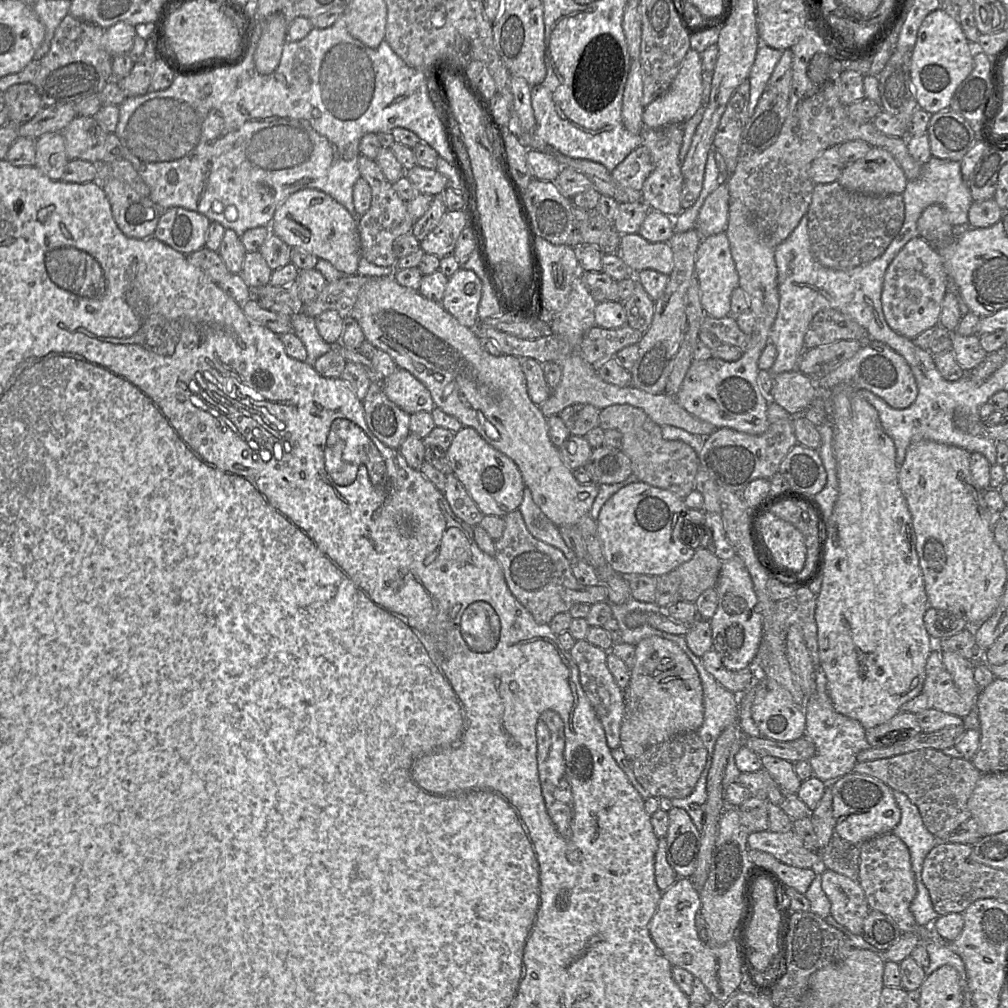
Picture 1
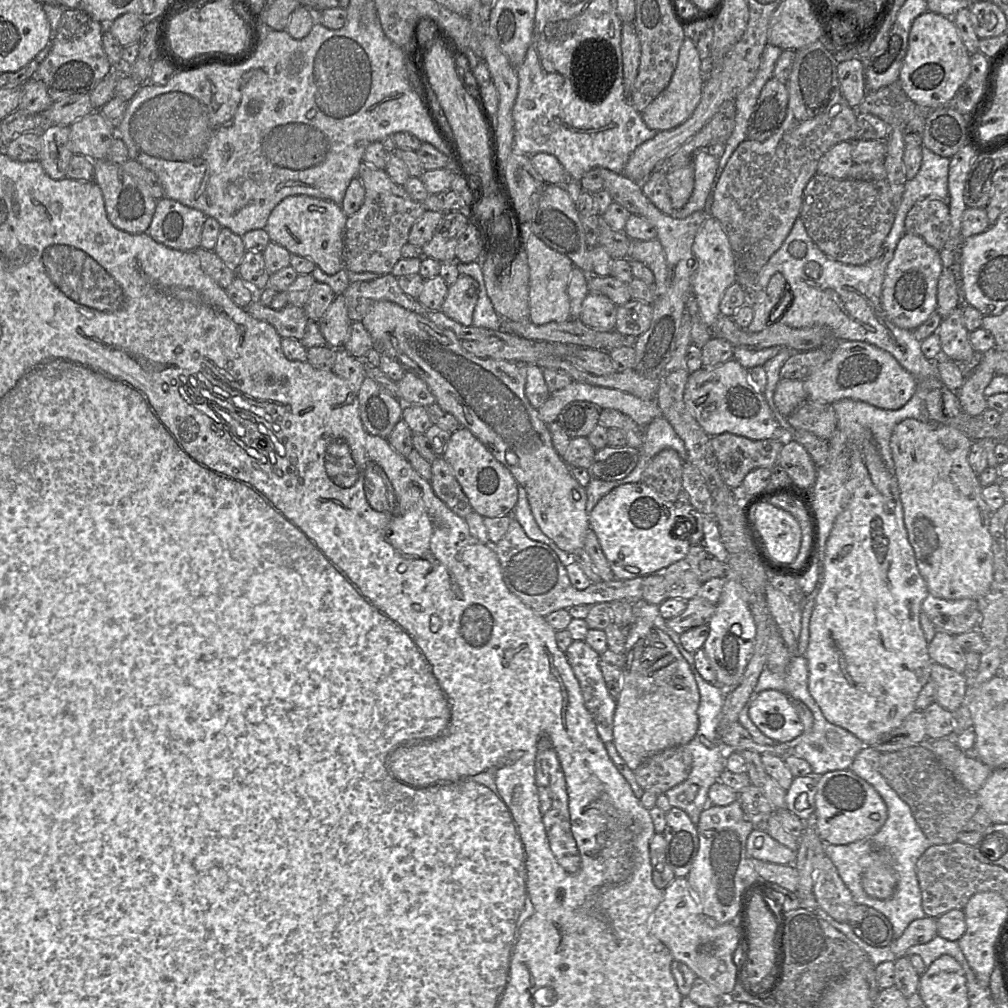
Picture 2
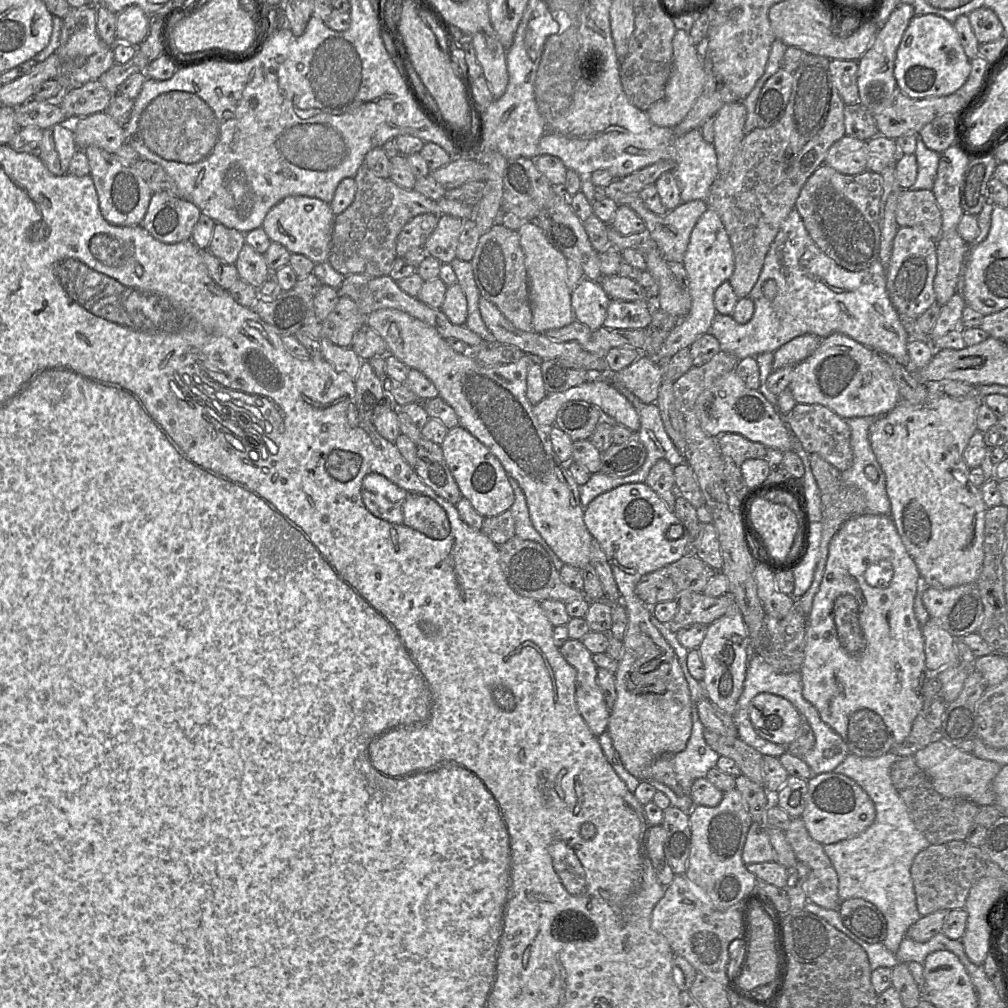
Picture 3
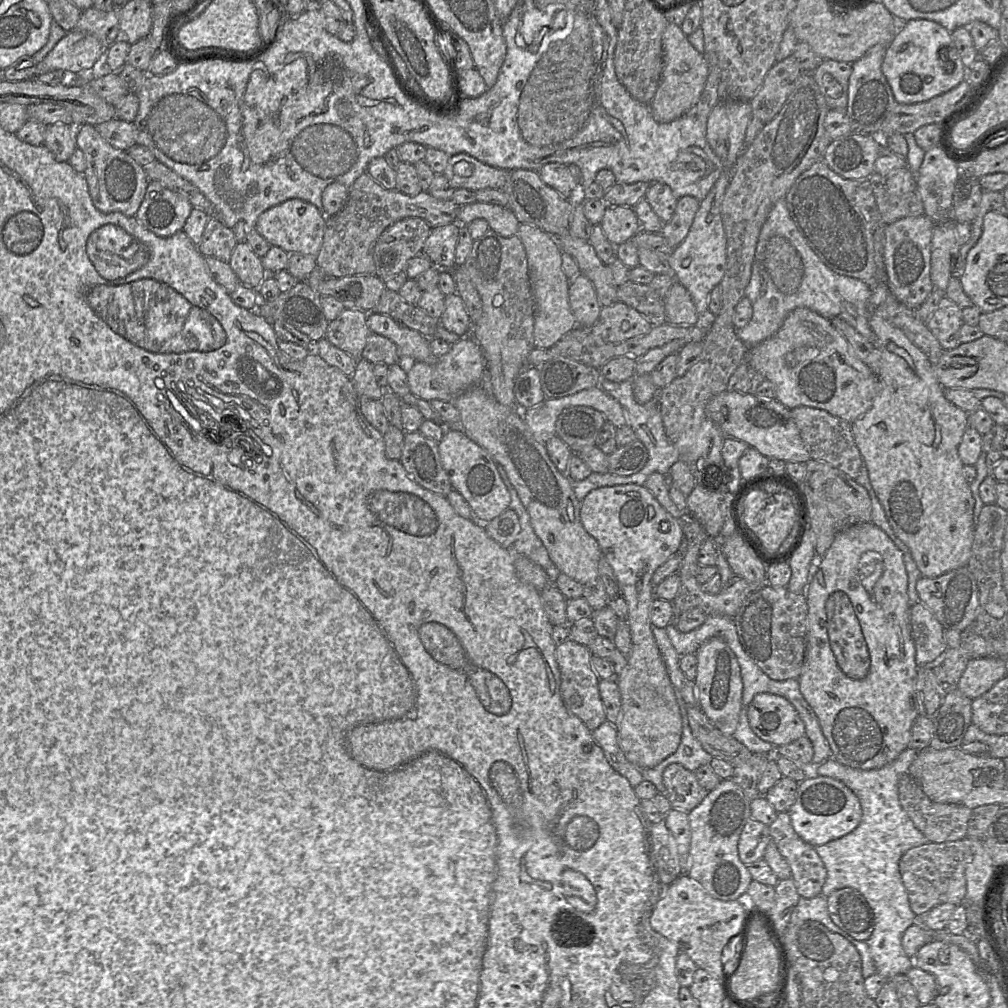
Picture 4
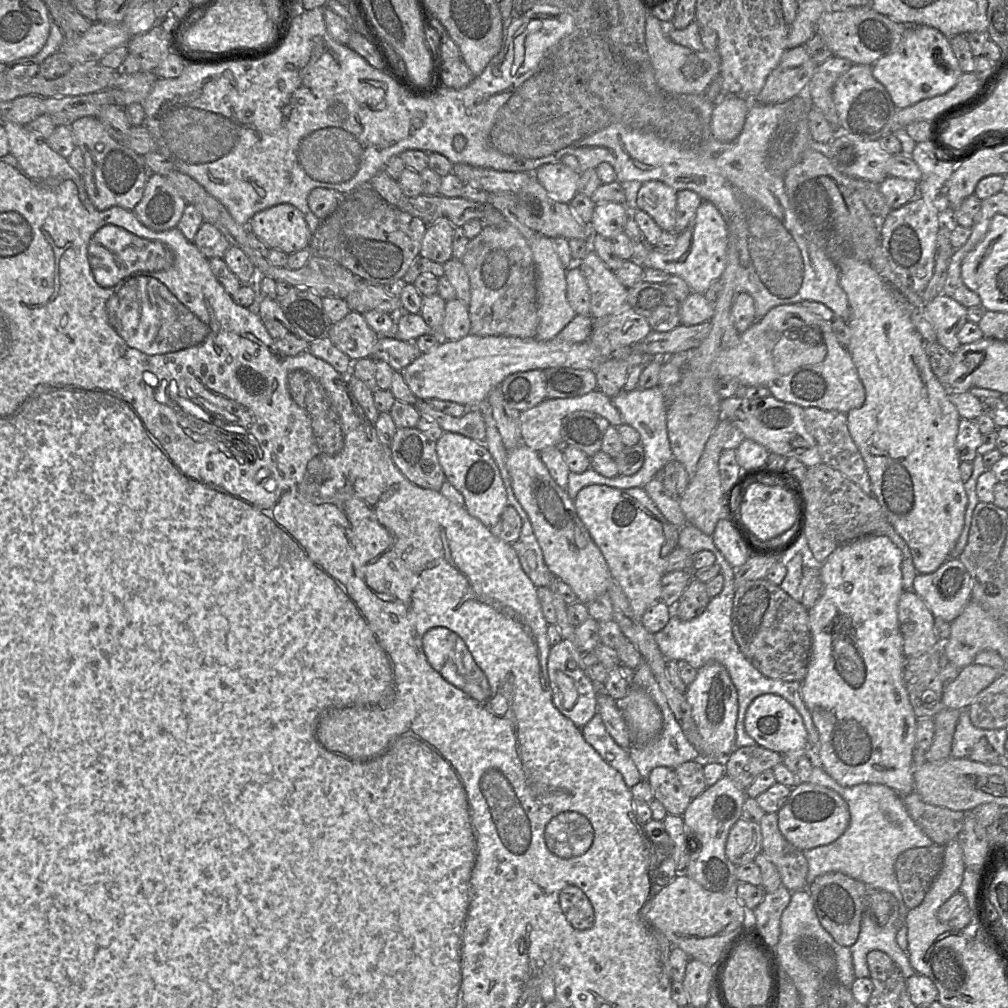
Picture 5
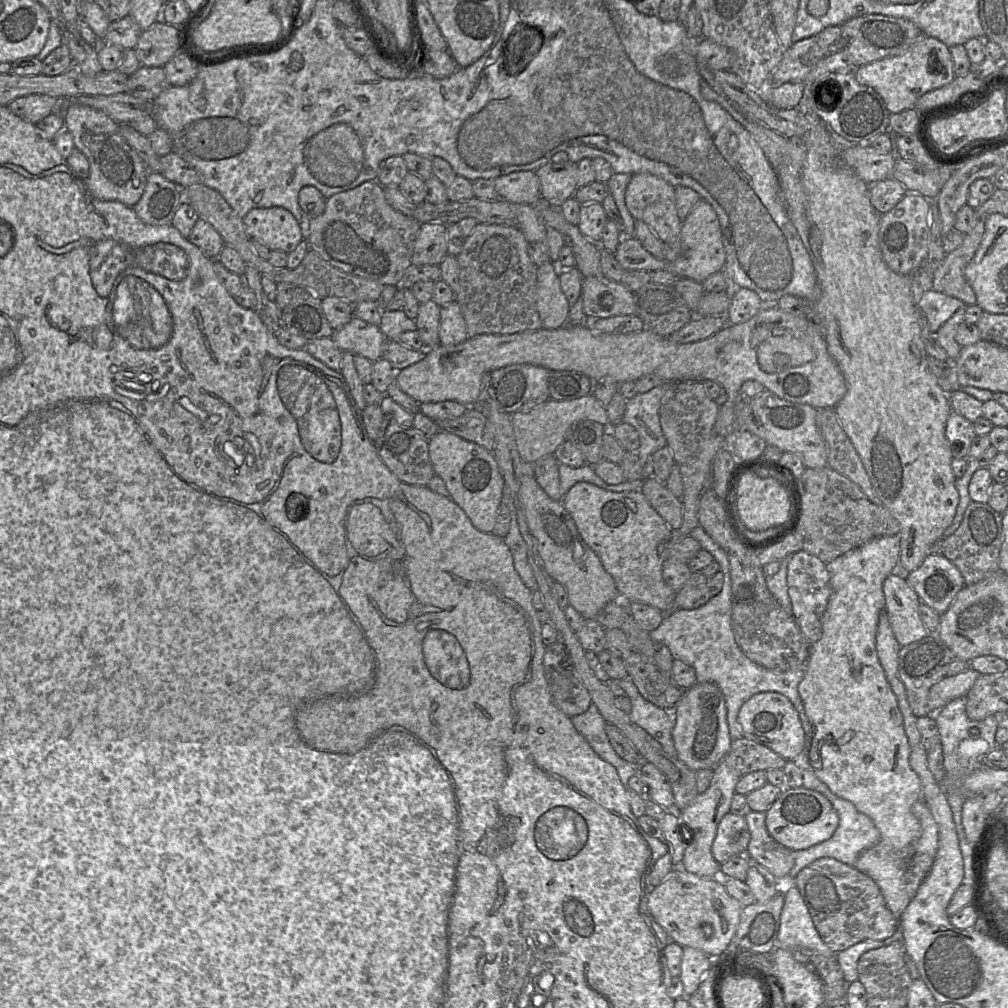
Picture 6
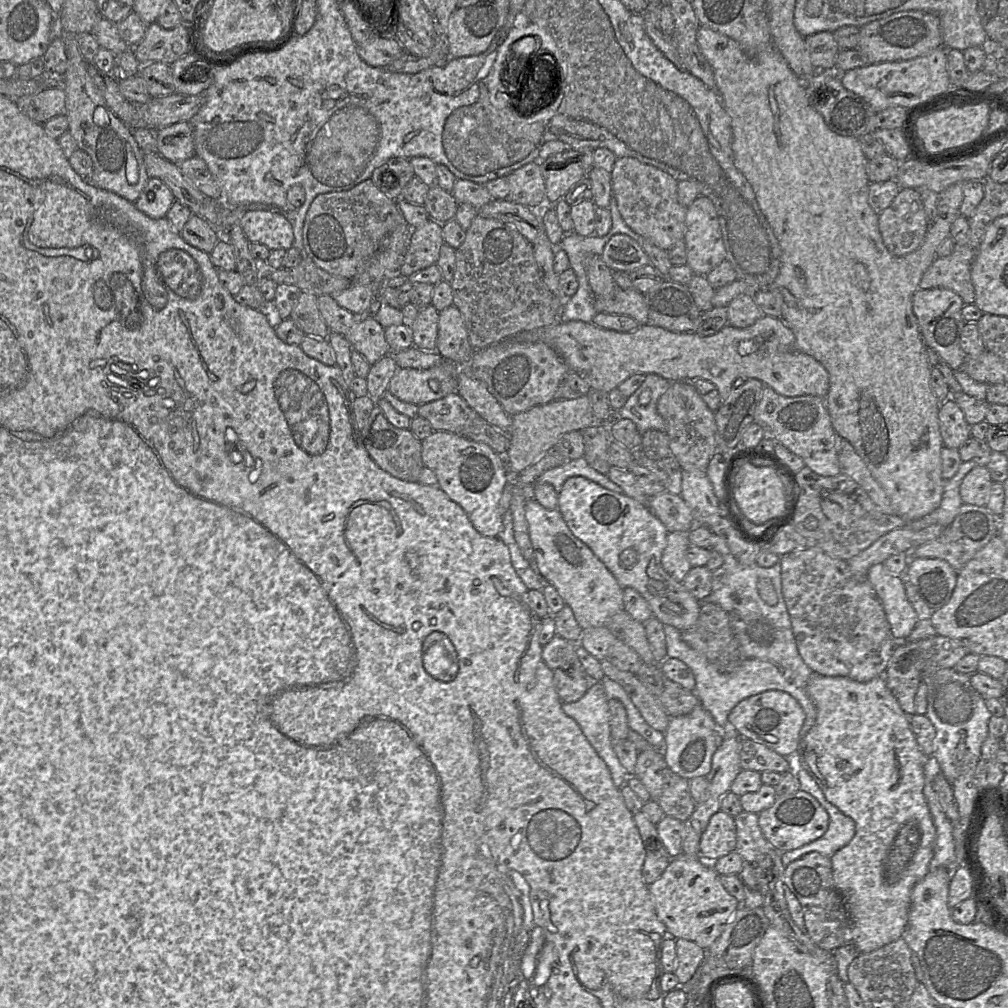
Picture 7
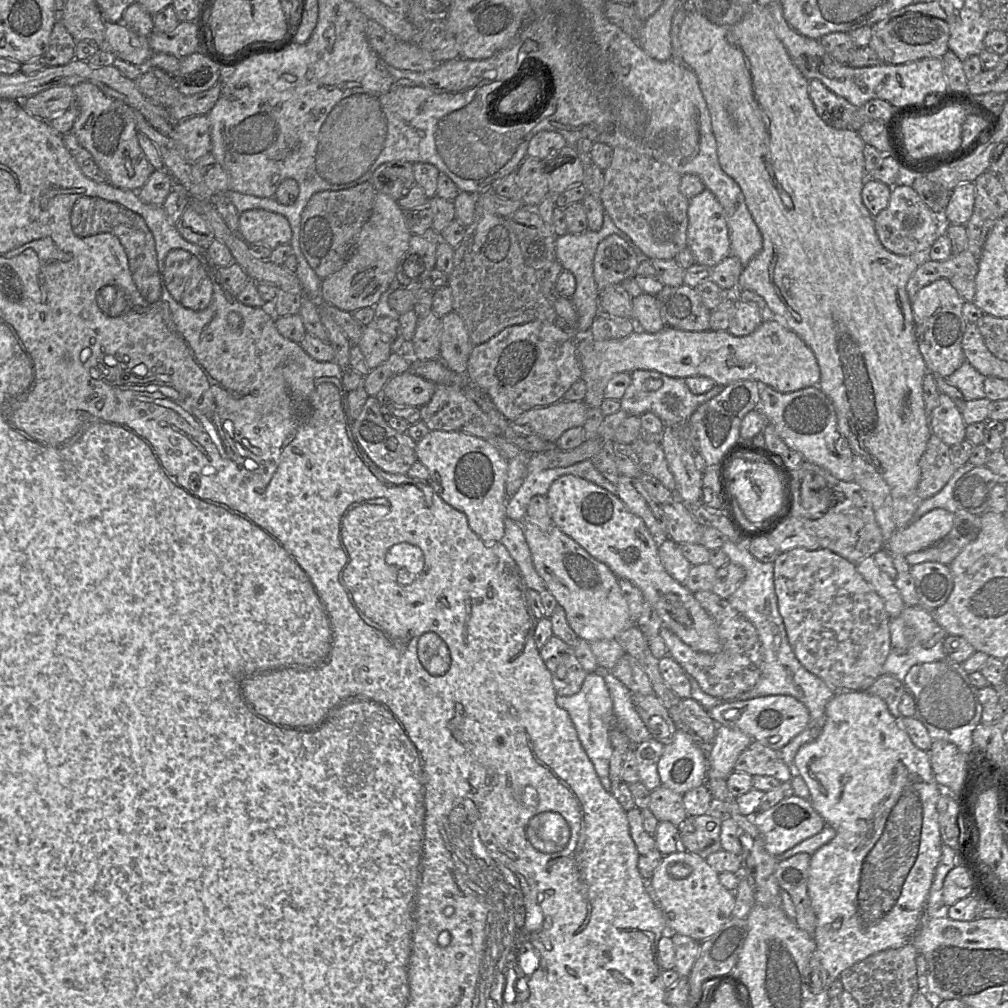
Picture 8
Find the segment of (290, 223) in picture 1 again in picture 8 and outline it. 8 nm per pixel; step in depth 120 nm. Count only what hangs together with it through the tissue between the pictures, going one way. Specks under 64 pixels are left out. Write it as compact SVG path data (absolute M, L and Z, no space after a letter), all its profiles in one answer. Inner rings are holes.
M250 209L240 213L238 234L248 244L263 245L271 250L290 244L292 238L287 218L265 209Z

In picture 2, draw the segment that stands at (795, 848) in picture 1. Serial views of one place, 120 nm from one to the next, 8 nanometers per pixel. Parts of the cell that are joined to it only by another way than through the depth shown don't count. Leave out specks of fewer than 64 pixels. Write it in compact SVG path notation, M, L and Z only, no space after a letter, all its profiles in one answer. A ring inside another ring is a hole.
M753 829L747 838L748 858L781 865L794 865L797 851L793 851L773 839L767 831Z

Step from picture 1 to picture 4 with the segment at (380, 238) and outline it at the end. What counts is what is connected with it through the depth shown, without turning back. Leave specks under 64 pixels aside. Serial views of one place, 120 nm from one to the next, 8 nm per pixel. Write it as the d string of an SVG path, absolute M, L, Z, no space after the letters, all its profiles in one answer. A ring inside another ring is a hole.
M365 172L349 188L343 208L327 218L322 246L316 256L317 265L329 277L375 275L374 246L387 227L409 217L422 218L432 228L455 223L459 207L453 200L438 199L427 191L409 196L397 189L385 189Z

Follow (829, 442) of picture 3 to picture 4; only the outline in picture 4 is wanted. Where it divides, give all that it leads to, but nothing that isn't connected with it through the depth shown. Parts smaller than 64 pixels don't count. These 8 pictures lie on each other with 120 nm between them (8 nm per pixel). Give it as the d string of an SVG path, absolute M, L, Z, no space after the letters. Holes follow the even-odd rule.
M800 406L790 410L811 459L826 462L855 480L864 460L855 443L852 423L822 409Z

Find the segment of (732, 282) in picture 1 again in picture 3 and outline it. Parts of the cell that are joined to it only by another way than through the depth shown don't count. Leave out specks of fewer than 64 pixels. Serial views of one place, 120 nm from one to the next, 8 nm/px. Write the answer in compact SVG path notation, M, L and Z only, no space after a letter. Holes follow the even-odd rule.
M708 208L693 228L682 264L689 278L692 306L688 315L678 321L655 355L650 356L658 364L666 364L678 351L689 348L695 340L709 332L717 314L714 293L733 273L734 258L730 239L720 217L713 209Z

